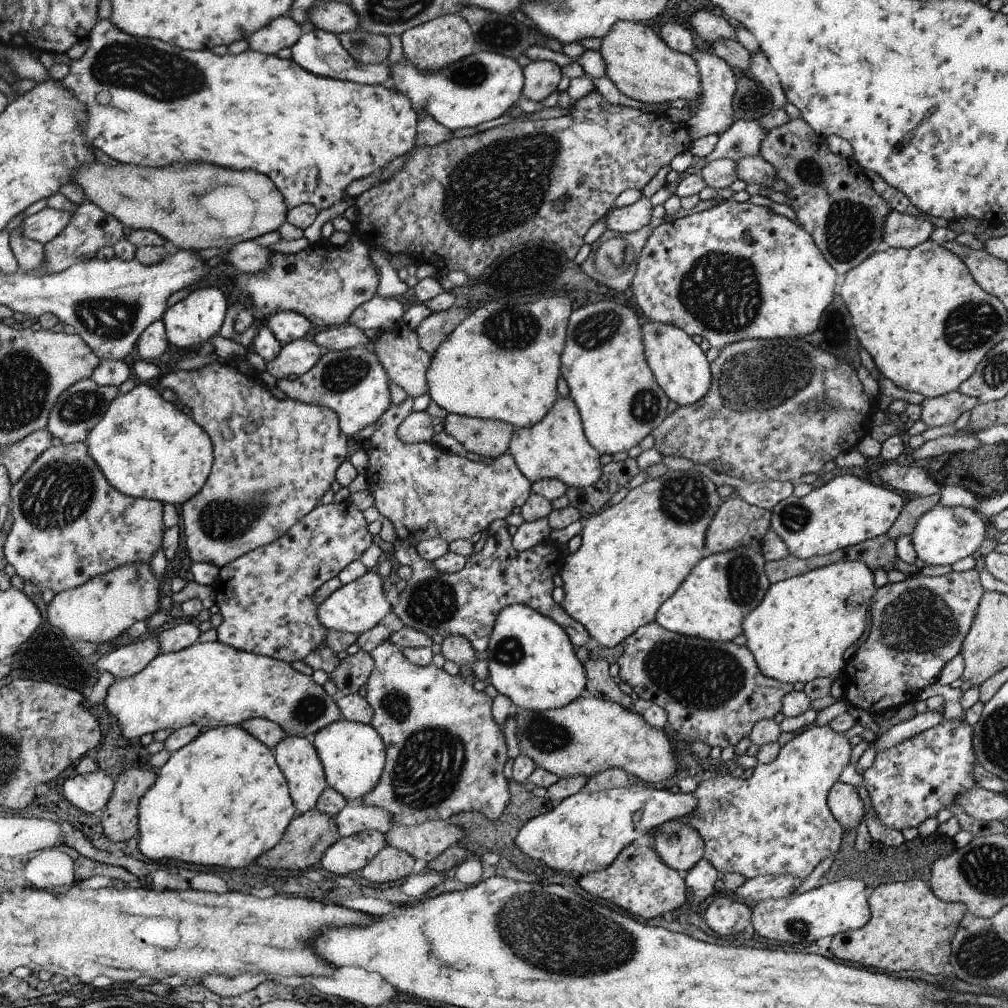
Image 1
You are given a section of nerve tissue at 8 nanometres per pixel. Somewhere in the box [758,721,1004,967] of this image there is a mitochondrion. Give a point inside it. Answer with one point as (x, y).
(798, 927)

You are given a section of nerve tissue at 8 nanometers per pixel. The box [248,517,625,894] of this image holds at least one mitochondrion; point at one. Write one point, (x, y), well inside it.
(430, 764)

